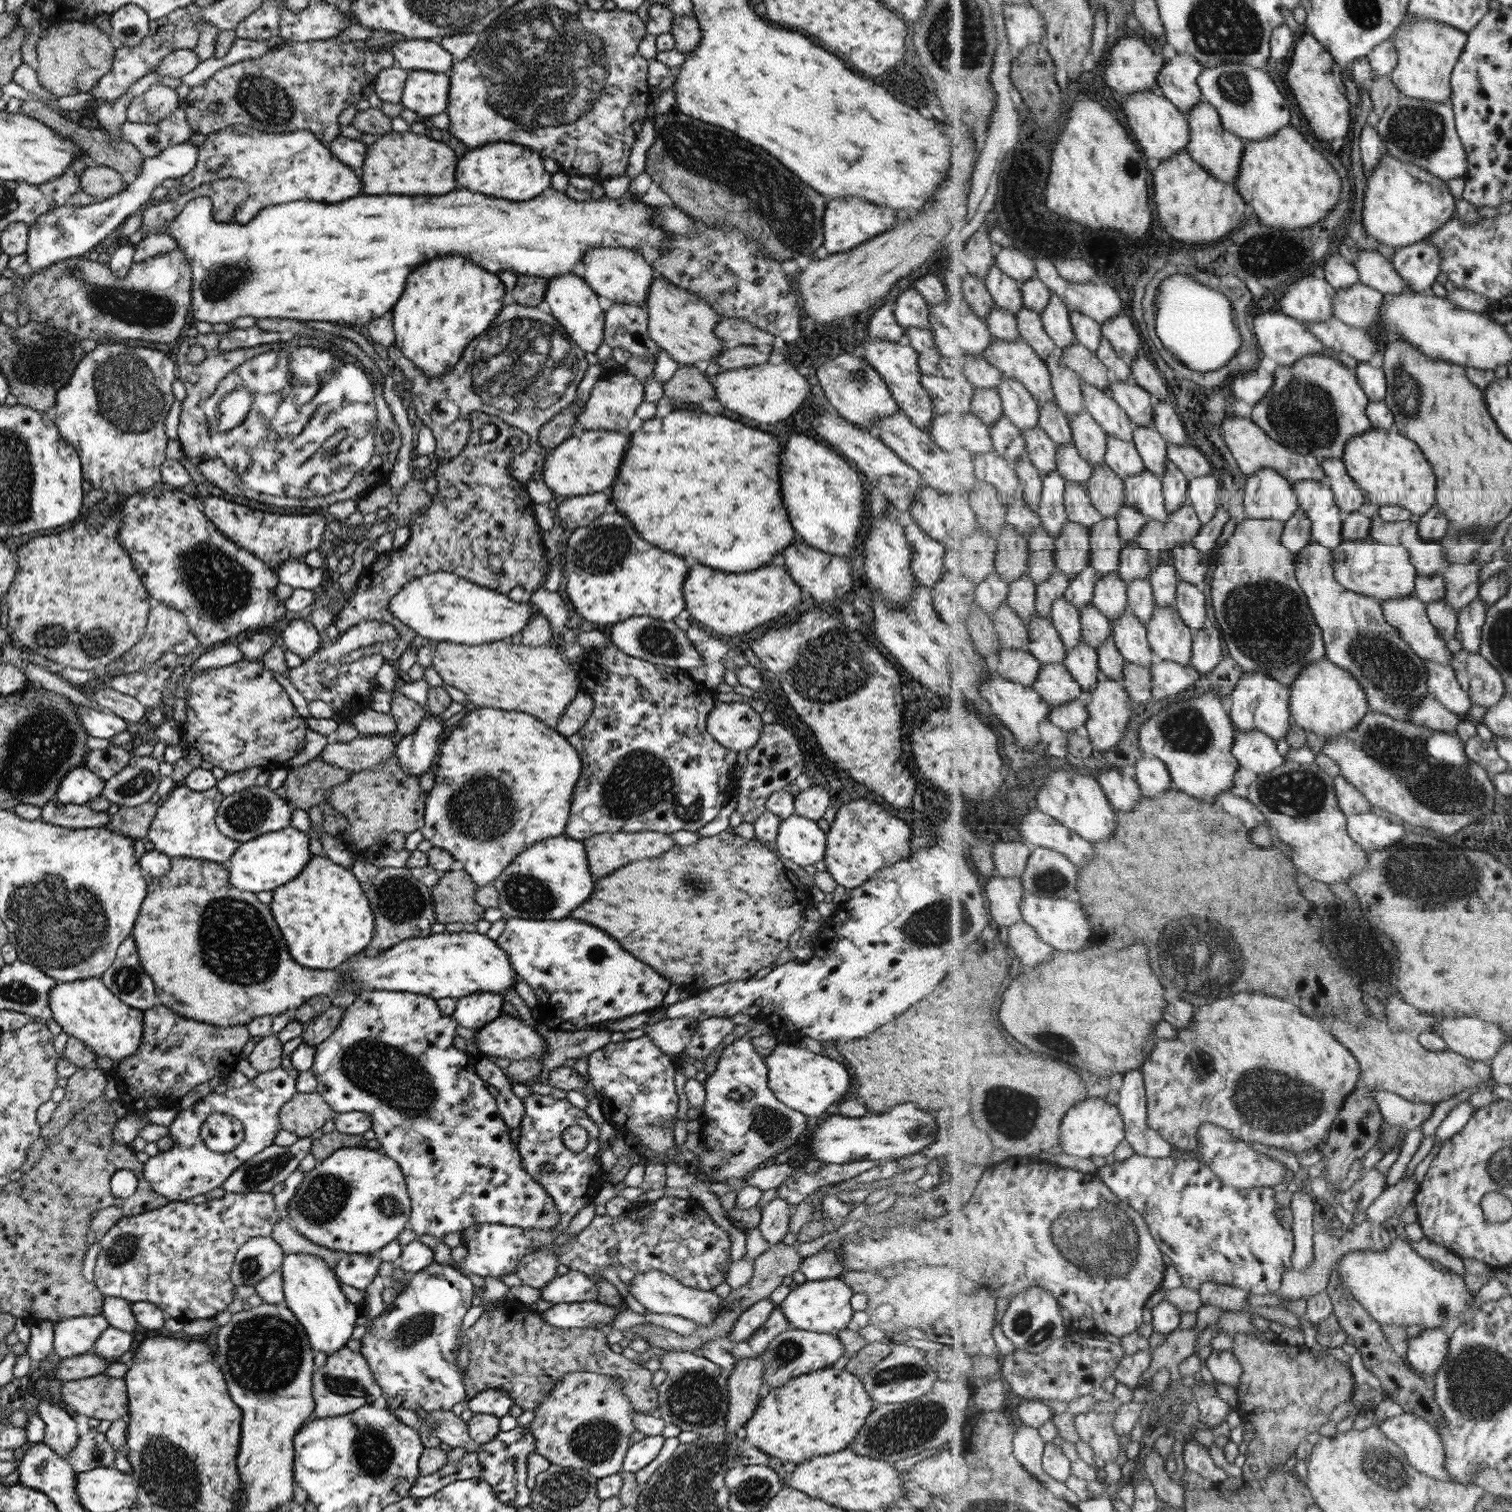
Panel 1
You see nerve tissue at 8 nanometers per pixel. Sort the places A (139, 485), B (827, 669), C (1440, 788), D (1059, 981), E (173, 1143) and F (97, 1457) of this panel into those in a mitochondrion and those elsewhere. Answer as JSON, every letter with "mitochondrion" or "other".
{"A":"other","B":"mitochondrion","C":"mitochondrion","D":"other","E":"other","F":"other"}

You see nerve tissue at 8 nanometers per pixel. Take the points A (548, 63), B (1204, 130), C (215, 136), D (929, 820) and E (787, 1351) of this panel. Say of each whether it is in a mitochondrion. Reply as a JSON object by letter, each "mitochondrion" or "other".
{"A":"mitochondrion","B":"other","C":"other","D":"other","E":"mitochondrion"}

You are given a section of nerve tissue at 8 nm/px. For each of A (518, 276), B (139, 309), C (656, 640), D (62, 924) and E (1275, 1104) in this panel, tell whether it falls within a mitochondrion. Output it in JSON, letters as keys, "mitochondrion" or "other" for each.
{"A":"other","B":"mitochondrion","C":"mitochondrion","D":"mitochondrion","E":"mitochondrion"}

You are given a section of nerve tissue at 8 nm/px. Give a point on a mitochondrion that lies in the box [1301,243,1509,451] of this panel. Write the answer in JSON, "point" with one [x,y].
{"point":[1407,391]}

